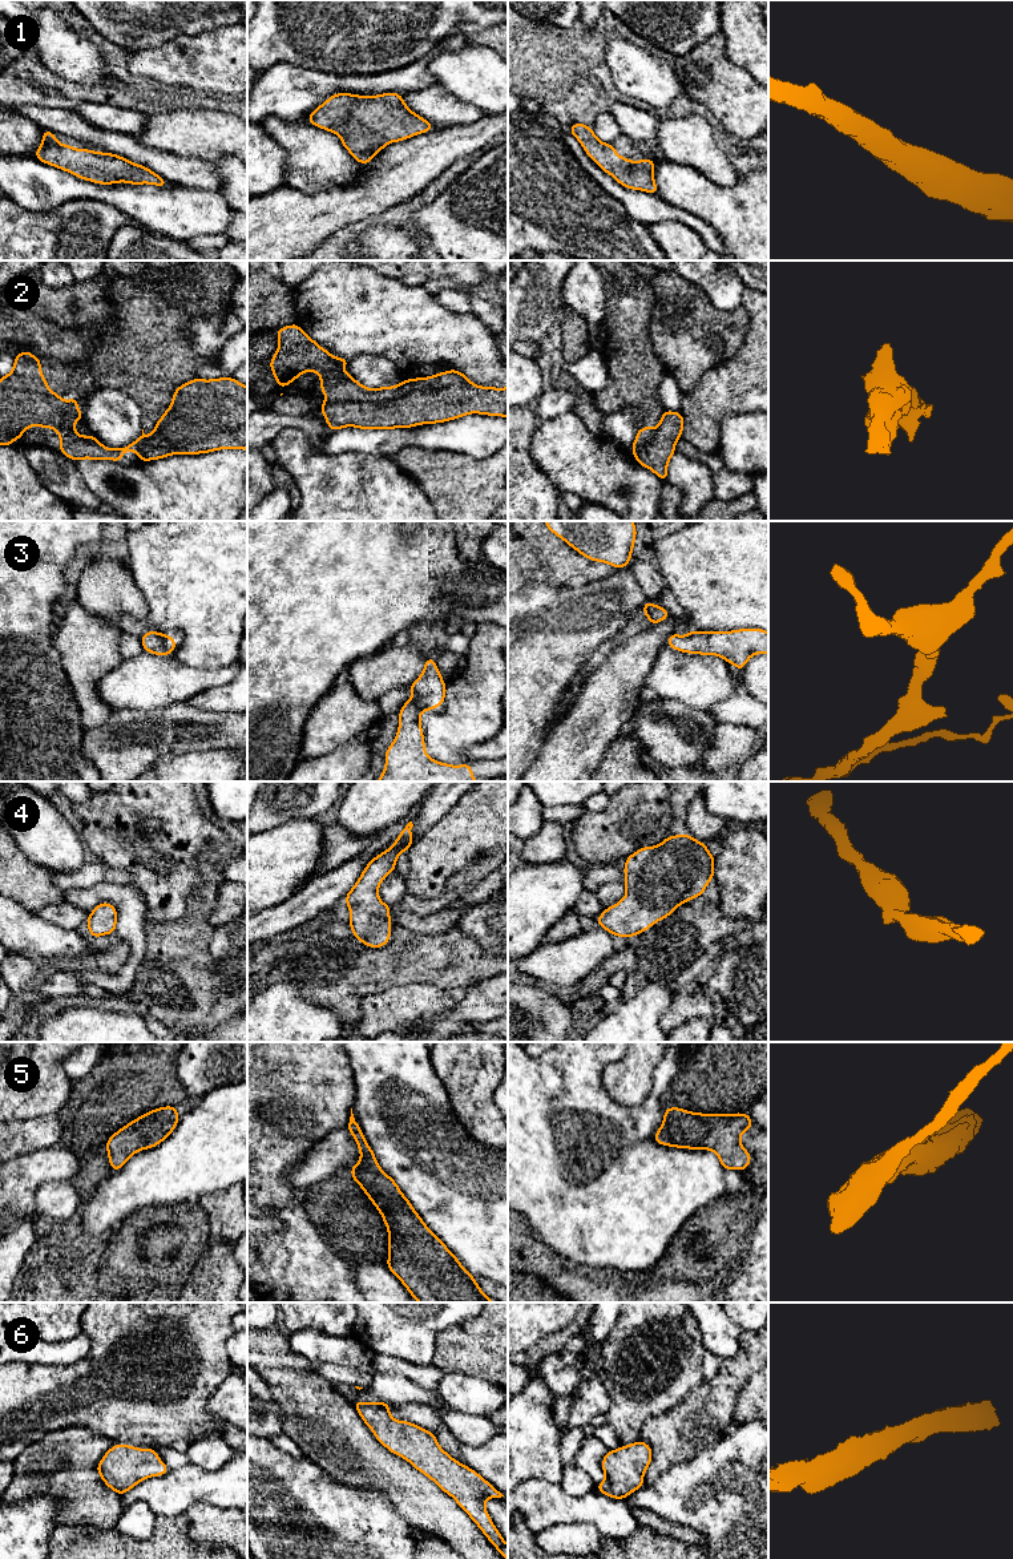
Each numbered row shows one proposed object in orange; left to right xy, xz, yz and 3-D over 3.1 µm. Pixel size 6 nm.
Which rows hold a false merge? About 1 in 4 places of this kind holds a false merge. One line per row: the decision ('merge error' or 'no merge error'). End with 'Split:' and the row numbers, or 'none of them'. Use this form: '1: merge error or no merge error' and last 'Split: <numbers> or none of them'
1: no merge error
2: merge error
3: no merge error
4: no merge error
5: no merge error
6: no merge error
Split: 2

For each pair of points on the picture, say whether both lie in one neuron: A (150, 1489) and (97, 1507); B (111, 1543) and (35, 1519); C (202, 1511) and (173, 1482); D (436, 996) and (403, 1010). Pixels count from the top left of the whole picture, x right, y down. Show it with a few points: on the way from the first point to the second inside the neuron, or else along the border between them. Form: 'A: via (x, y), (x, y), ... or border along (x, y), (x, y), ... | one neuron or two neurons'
A: border along (120, 1497), (124, 1505) | two neurons
B: border along (57, 1525), (48, 1545) | two neurons
C: border along (225, 1507), (194, 1502), (182, 1514) | two neurons
D: via (428, 1001), (411, 1005) | one neuron

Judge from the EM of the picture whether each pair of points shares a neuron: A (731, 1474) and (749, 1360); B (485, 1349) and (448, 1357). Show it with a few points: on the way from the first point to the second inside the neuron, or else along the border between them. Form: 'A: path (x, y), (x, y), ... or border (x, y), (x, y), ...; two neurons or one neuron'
A: border (733, 1422), (713, 1446); two neurons
B: path (476, 1349), (457, 1349); one neuron

